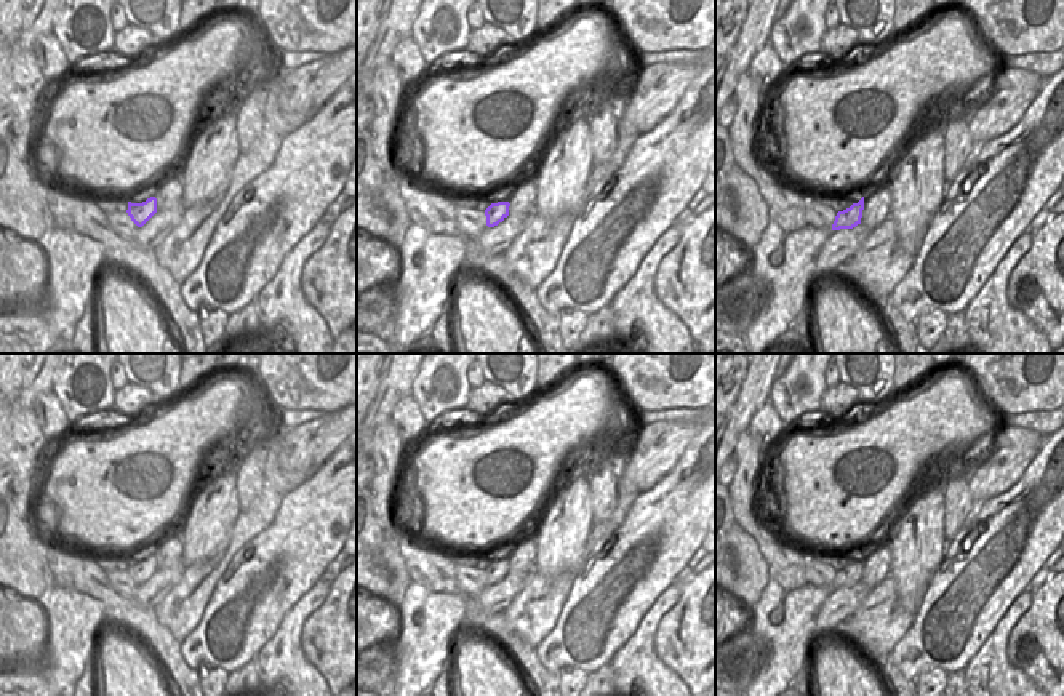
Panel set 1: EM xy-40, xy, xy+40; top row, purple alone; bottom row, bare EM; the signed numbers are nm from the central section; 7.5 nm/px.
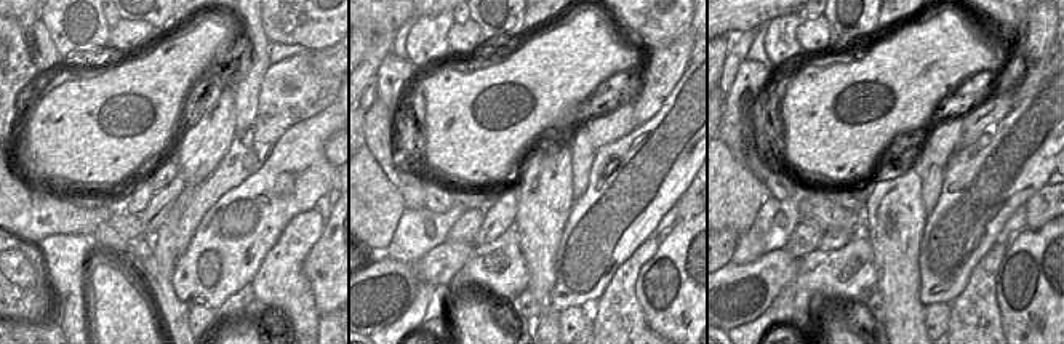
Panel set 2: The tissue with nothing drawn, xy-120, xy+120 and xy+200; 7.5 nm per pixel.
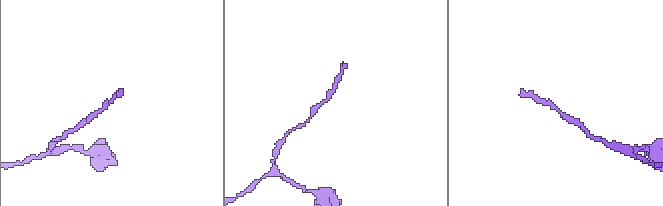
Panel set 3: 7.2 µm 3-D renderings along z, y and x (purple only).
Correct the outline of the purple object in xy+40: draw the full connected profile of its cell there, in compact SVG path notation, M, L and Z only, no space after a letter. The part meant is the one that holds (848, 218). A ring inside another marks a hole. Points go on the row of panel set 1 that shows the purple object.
M864 197L858 203L853 203L850 208L837 213L832 230L853 229L861 224L862 210Z

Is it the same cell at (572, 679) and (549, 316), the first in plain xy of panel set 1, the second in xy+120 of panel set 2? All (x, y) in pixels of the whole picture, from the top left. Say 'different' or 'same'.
different

